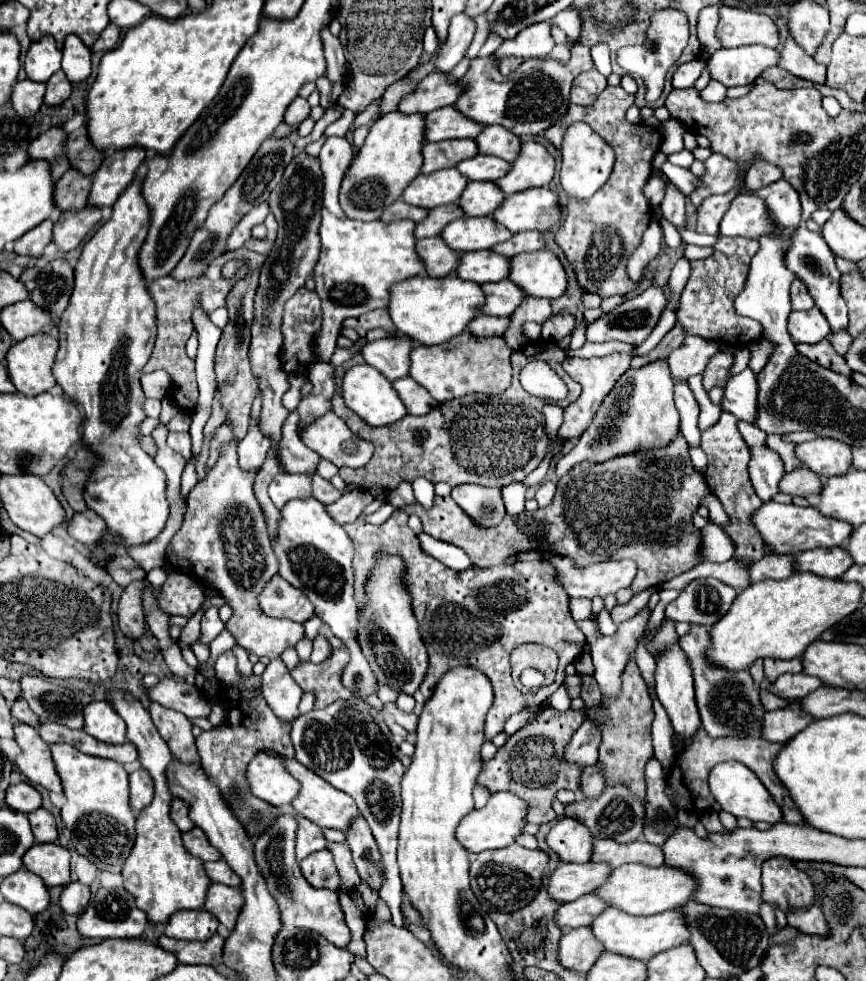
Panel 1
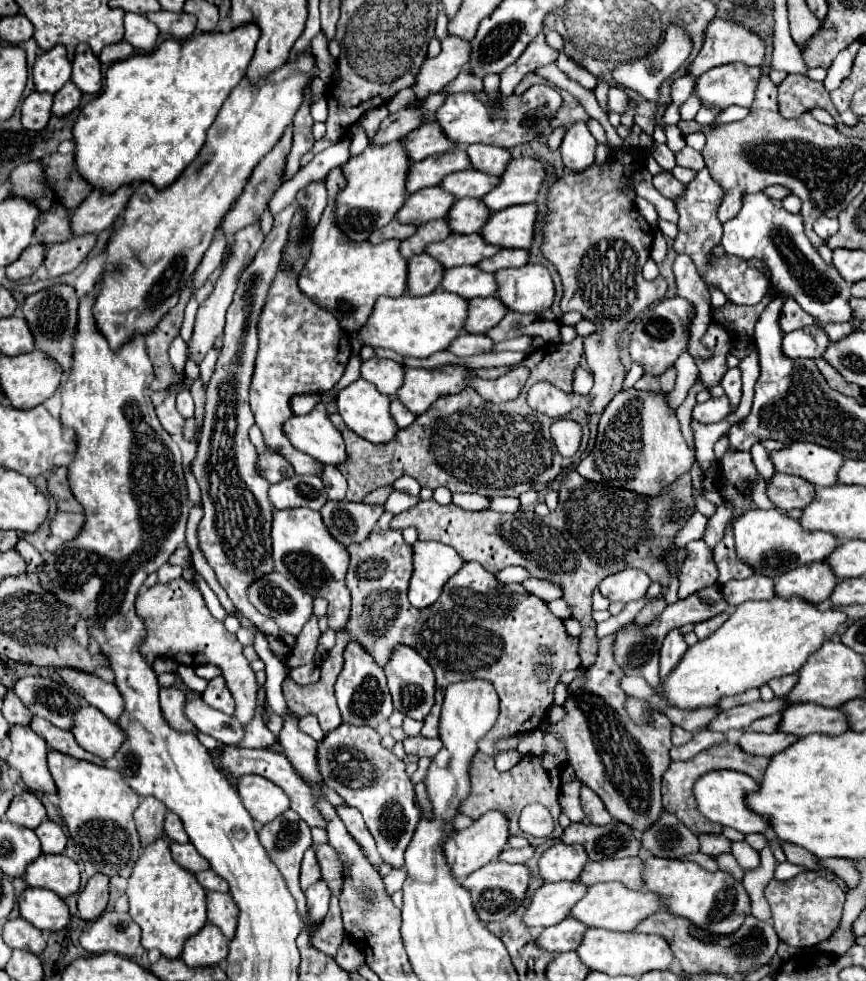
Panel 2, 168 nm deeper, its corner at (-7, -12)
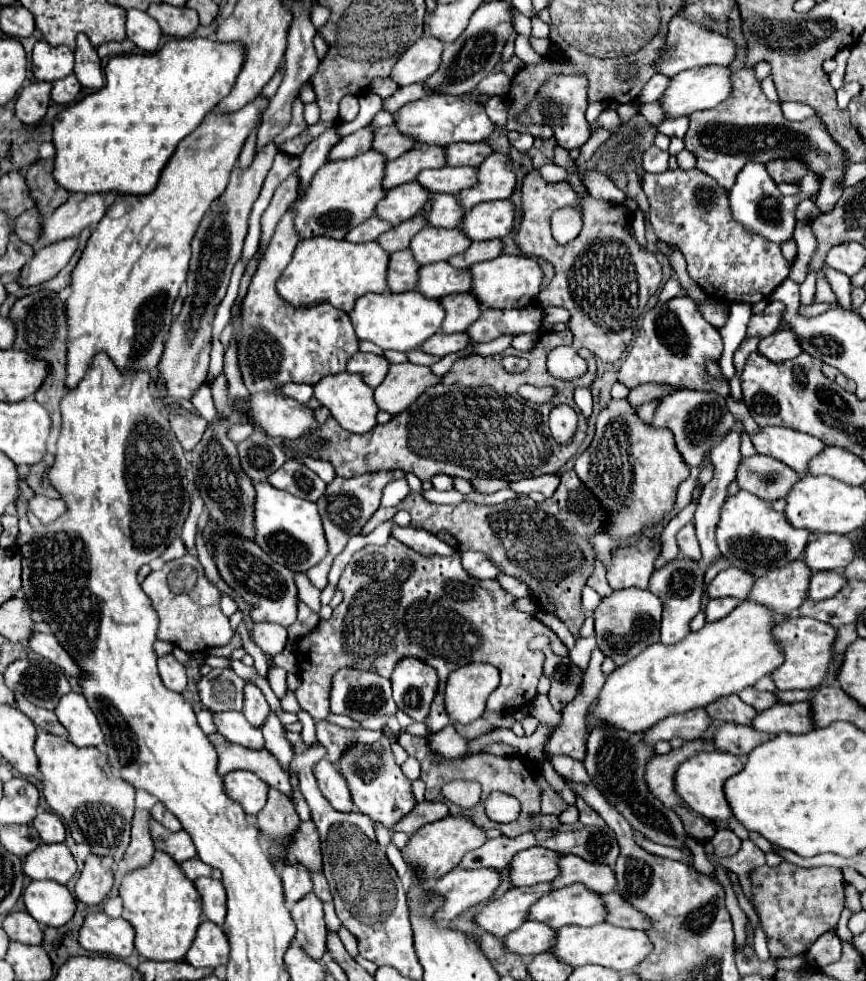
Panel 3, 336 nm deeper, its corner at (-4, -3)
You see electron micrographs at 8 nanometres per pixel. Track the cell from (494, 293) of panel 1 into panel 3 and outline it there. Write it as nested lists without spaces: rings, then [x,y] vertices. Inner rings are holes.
[[[457,293],[441,297],[439,303],[445,309],[445,319],[441,325],[443,333],[463,333],[479,315],[479,303],[471,293]]]

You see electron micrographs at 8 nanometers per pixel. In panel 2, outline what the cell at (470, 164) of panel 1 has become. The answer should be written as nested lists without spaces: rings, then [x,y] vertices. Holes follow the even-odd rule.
[[[462,170],[462,172],[454,172],[448,174],[440,186],[444,186],[444,190],[448,190],[450,194],[454,194],[454,198],[484,198],[494,186],[498,186],[500,178],[498,176],[490,176],[490,174],[482,174],[480,170]]]

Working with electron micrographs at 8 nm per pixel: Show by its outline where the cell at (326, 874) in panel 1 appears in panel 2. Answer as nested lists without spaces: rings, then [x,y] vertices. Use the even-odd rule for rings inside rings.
[[[320,878],[318,882],[314,882],[314,886],[310,886],[306,890],[306,900],[308,900],[308,916],[312,924],[318,924],[326,912],[328,912],[328,902],[330,902],[330,888],[326,886],[326,882]]]

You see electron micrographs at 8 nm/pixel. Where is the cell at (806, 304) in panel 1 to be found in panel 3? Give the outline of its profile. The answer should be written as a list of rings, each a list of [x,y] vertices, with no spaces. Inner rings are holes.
[[[771,301],[763,313],[757,313],[751,317],[747,325],[747,337],[767,337],[777,331],[779,321],[781,321],[783,305],[779,301]]]

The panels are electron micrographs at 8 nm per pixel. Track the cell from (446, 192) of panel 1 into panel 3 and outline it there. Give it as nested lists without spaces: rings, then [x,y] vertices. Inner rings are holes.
[[[417,181],[403,183],[385,193],[383,201],[379,201],[379,207],[375,207],[375,215],[397,227],[401,221],[407,221],[413,215],[417,215],[427,201],[429,191],[417,185]]]

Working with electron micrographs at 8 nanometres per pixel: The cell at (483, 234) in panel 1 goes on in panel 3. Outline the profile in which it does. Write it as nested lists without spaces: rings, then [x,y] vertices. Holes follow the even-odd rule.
[[[423,227],[411,239],[411,253],[419,265],[447,261],[449,257],[463,253],[471,245],[469,237],[461,229],[433,229]]]

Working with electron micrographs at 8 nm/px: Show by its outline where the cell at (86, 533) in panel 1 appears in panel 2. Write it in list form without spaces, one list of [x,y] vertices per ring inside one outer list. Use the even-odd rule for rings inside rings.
[[[58,512],[56,518],[50,522],[50,532],[54,536],[60,536],[64,542],[70,542],[76,538],[76,534],[80,534],[82,526],[84,526],[84,514],[64,514]]]

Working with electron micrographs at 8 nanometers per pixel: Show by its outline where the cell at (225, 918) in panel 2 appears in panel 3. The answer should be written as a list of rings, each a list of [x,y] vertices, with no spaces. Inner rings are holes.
[[[199,877],[193,883],[201,895],[201,907],[203,907],[205,919],[213,921],[215,925],[223,925],[227,907],[225,907],[225,889],[223,889],[221,881]]]

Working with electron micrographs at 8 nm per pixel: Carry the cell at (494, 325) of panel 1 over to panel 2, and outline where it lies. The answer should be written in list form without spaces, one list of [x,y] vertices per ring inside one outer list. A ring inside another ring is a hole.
[[[462,332],[460,338],[456,338],[450,344],[450,352],[456,356],[472,356],[472,354],[488,354],[492,352],[494,342],[492,338],[486,338],[486,334],[466,334]]]

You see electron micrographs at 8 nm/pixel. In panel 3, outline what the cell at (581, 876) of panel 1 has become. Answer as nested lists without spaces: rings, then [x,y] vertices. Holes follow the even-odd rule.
[[[541,883],[535,887],[509,889],[505,895],[491,899],[475,917],[473,923],[483,931],[505,937],[513,929],[517,929],[527,919],[527,909],[543,895],[551,891],[551,883]]]

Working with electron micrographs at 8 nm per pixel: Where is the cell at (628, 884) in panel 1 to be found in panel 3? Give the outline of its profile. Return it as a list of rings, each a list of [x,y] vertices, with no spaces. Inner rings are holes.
[[[569,885],[543,895],[527,913],[527,921],[539,921],[551,929],[563,925],[597,925],[605,921],[605,907],[599,893],[585,889],[583,885]]]

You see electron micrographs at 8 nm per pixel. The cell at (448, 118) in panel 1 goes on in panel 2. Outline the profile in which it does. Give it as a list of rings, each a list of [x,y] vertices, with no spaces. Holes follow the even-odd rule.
[[[430,122],[430,124],[424,124],[424,126],[412,130],[402,140],[406,144],[406,152],[408,152],[408,158],[412,162],[424,160],[432,154],[442,154],[442,152],[456,146],[446,138],[446,134],[442,134],[442,130],[436,122]]]

